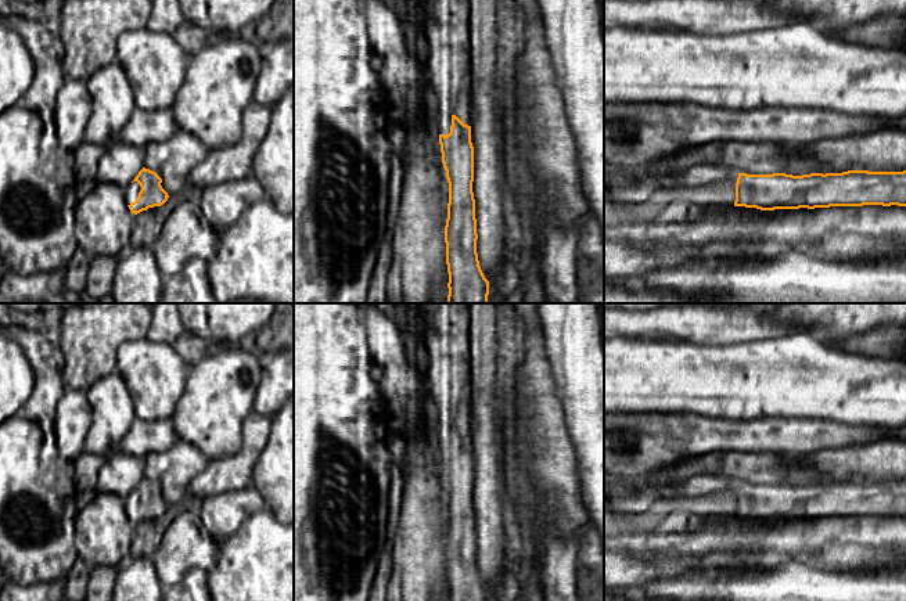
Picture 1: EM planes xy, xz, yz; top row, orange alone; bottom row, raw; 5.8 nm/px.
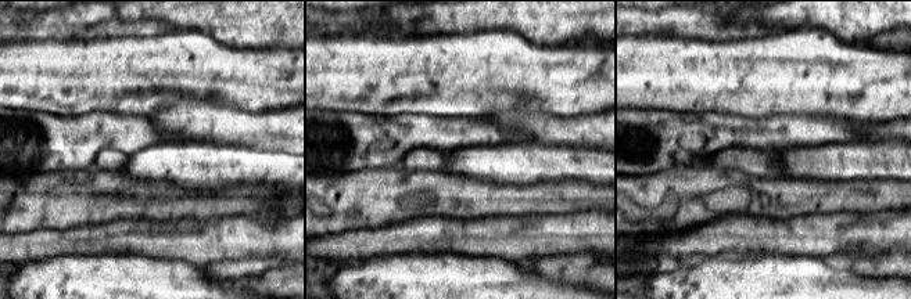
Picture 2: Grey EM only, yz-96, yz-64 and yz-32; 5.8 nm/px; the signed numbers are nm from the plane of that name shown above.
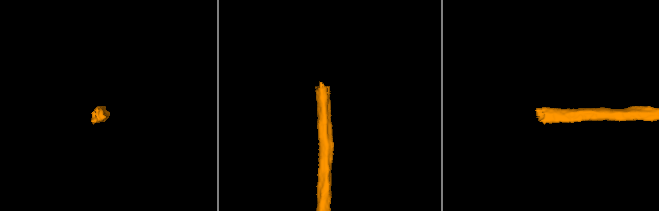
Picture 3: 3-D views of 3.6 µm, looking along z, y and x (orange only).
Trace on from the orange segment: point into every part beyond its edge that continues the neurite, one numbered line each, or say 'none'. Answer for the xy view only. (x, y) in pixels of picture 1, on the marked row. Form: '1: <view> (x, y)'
1: xy (132, 191)

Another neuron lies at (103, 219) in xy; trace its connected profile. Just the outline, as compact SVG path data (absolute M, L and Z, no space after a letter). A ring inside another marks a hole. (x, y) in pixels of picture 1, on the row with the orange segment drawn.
M97 183L75 209L78 245L90 259L118 258L127 249L126 235L133 222L125 188L114 183Z

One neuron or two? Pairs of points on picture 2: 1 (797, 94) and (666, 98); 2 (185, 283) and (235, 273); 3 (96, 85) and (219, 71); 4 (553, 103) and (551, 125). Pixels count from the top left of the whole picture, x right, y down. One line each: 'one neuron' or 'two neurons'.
1: one neuron
2: two neurons
3: one neuron
4: two neurons

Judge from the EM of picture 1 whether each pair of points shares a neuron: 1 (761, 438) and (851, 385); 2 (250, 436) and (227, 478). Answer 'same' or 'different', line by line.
1: different
2: same

